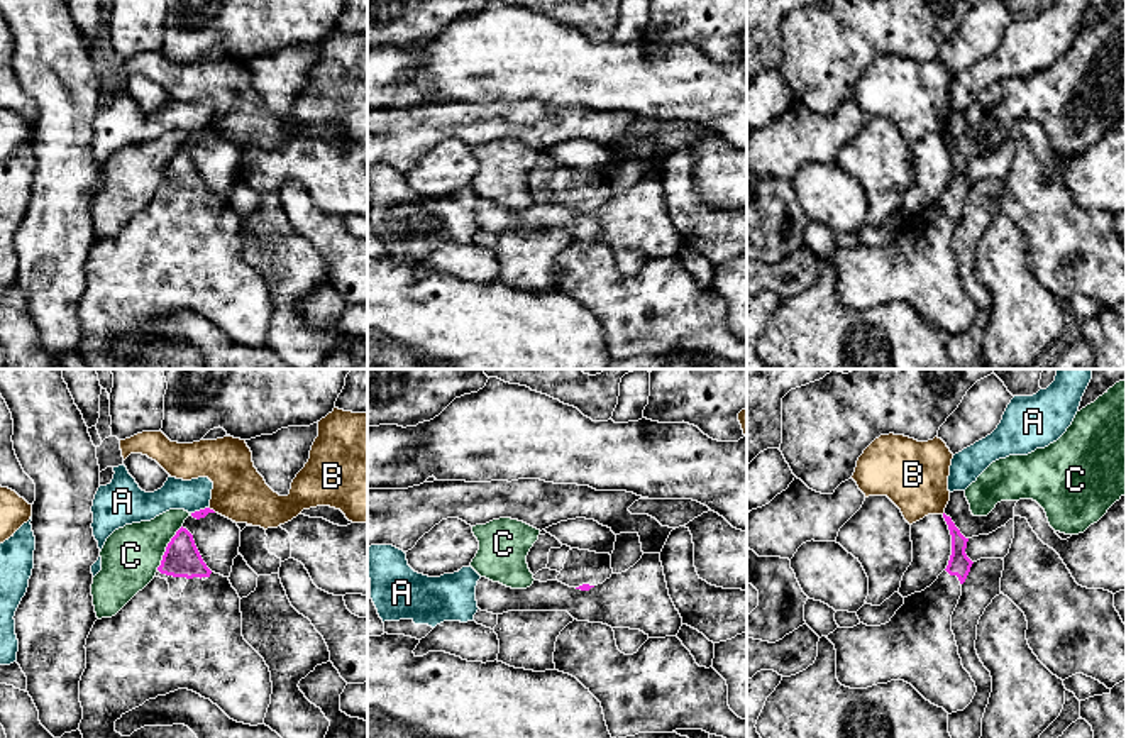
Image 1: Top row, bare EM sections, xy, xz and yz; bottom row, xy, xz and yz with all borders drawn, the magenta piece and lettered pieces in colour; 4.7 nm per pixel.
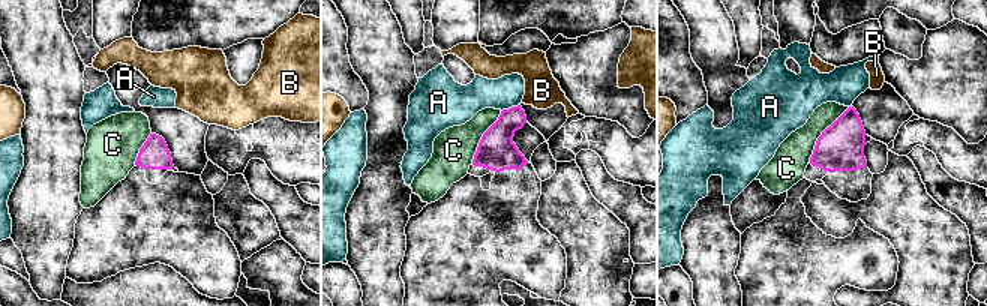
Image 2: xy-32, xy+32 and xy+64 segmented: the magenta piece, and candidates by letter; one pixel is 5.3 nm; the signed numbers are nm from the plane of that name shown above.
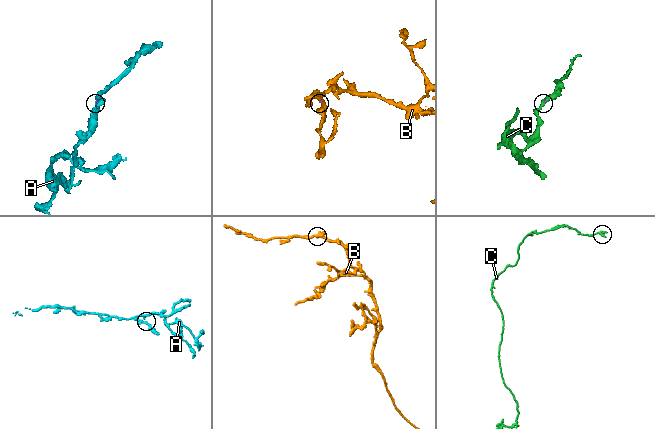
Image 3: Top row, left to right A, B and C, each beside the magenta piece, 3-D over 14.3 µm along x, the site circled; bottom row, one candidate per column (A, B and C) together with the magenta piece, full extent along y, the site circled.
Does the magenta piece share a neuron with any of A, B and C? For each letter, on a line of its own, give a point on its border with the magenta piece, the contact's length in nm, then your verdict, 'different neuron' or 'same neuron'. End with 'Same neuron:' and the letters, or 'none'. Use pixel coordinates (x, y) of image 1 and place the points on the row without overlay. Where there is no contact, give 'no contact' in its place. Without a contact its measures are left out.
A: contact xy (200, 131); length 90 nm; different neuron
B: contact xy (212, 131); length 40 nm; different neuron
C: contact xy (166, 168); length 240 nm; different neuron
Same neuron: none

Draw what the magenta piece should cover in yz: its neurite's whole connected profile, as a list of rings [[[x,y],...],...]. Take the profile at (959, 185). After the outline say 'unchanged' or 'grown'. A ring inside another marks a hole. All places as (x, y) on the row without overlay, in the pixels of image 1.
[[[943,134],[943,139],[952,156],[952,176],[938,200],[904,218],[889,244],[838,247],[826,259],[836,271],[836,300],[842,306],[867,310],[904,301],[952,335],[963,332],[977,313],[952,252],[952,235],[974,183],[965,174],[969,159],[950,137]]] | grown

